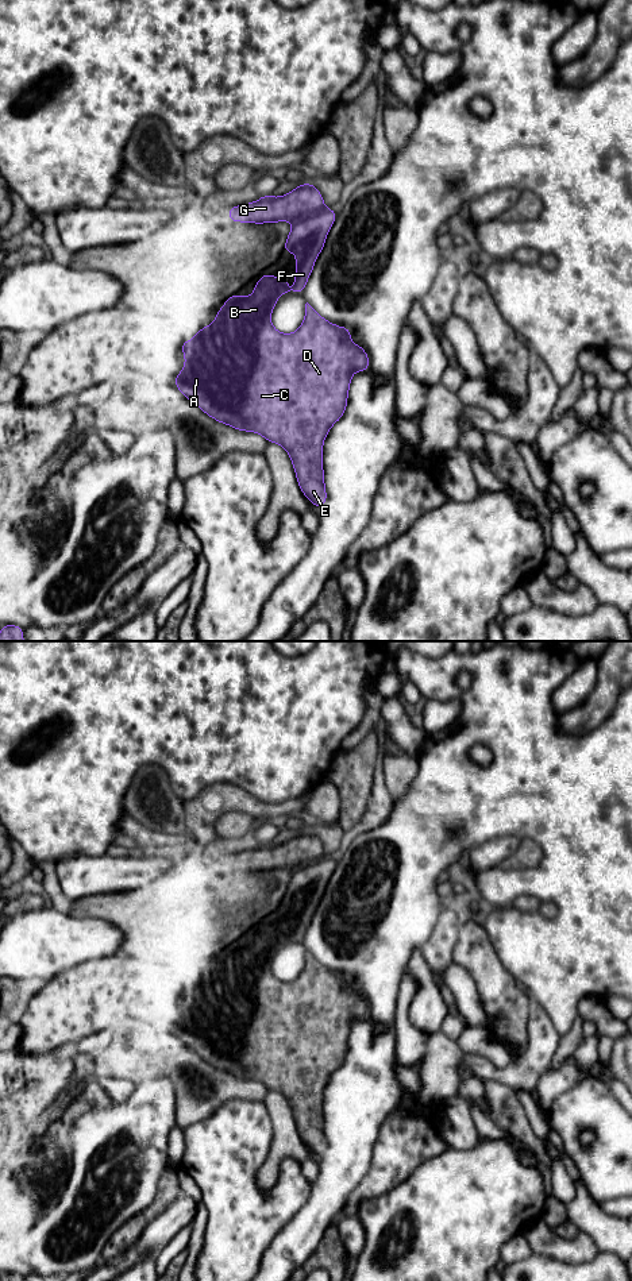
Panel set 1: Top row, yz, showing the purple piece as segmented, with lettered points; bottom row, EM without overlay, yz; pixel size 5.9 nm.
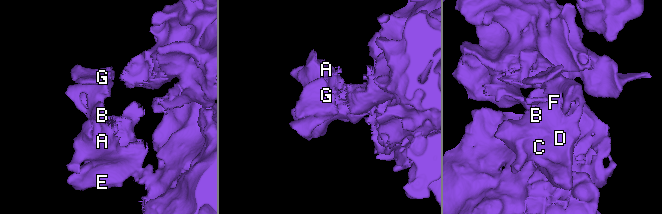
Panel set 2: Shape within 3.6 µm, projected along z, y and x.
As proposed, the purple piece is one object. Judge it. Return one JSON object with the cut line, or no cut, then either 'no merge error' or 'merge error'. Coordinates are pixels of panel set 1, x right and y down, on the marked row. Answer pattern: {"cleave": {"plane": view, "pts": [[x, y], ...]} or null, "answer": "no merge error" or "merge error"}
{"cleave": null, "answer": "no merge error"}

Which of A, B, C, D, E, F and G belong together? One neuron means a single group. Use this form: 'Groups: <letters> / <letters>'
Groups: A B C D E F G

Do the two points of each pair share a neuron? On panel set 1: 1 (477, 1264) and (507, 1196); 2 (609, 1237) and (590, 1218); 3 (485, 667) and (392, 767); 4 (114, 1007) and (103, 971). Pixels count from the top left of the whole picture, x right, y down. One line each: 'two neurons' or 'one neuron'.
1: one neuron
2: one neuron
3: two neurons
4: one neuron

